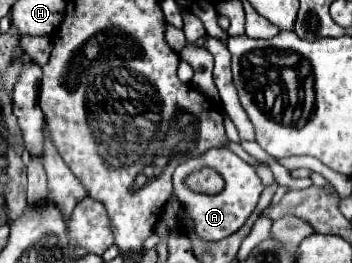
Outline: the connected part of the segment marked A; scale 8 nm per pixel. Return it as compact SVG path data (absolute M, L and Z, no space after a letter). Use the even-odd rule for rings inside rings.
M227 147L225 149L209 149L209 151L205 151L203 157L187 159L181 165L177 165L177 169L173 173L173 195L179 199L183 209L189 213L189 217L193 221L193 231L203 241L221 241L221 239L233 235L235 231L239 231L245 225L245 221L251 217L251 213L255 211L261 193L263 193L263 183L257 177L255 169L251 165L247 165L243 159L239 159ZM201 167L213 167L215 171L219 171L223 175L225 189L217 197L203 197L203 195L191 193L187 189L185 177L191 171L201 169Z

